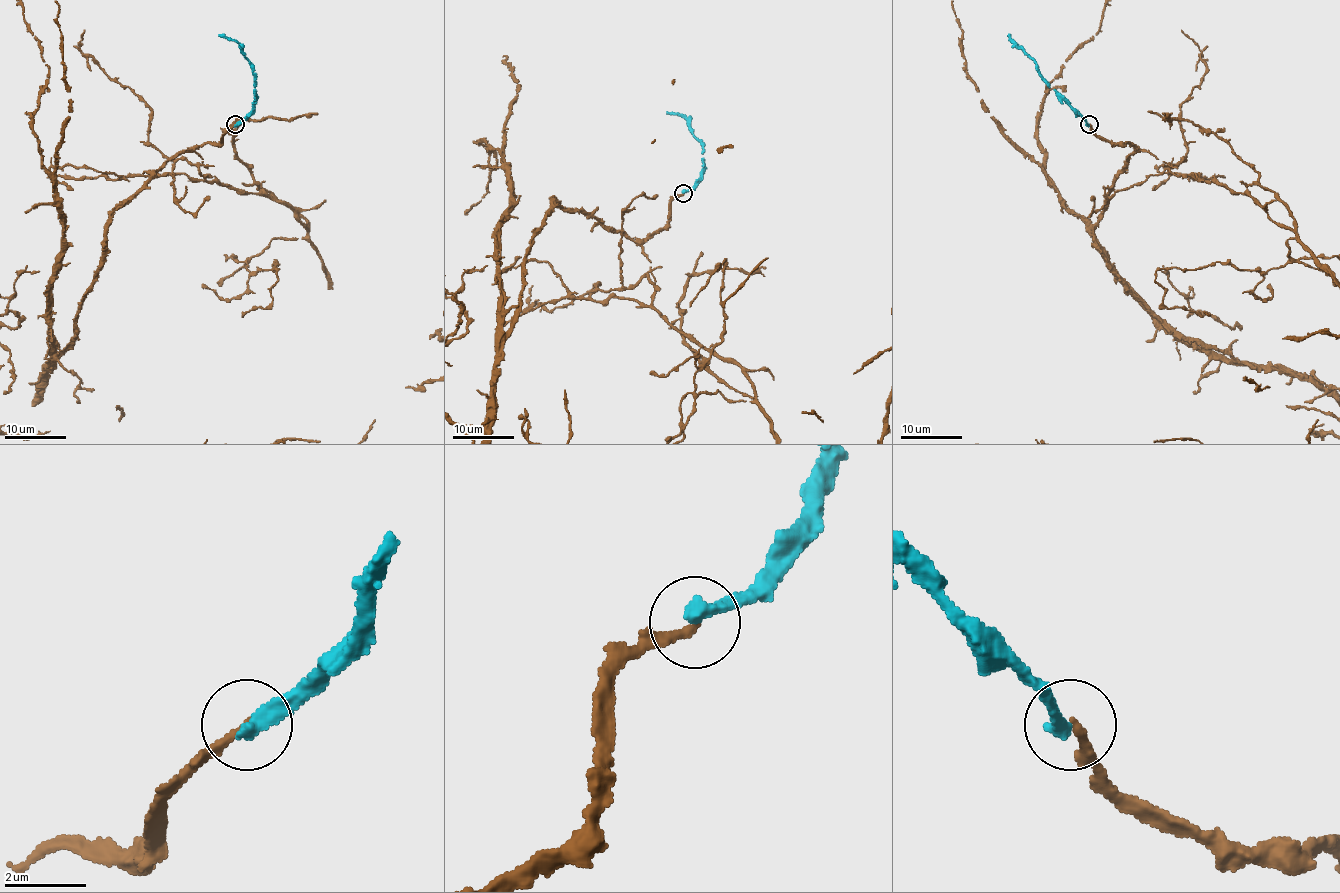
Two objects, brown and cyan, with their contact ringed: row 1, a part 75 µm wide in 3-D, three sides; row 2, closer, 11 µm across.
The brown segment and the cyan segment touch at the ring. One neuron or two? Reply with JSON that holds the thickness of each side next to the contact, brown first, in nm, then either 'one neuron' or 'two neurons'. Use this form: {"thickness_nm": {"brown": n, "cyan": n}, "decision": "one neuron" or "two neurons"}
{"thickness_nm": {"brown": 200, "cyan": 380}, "decision": "one neuron"}

